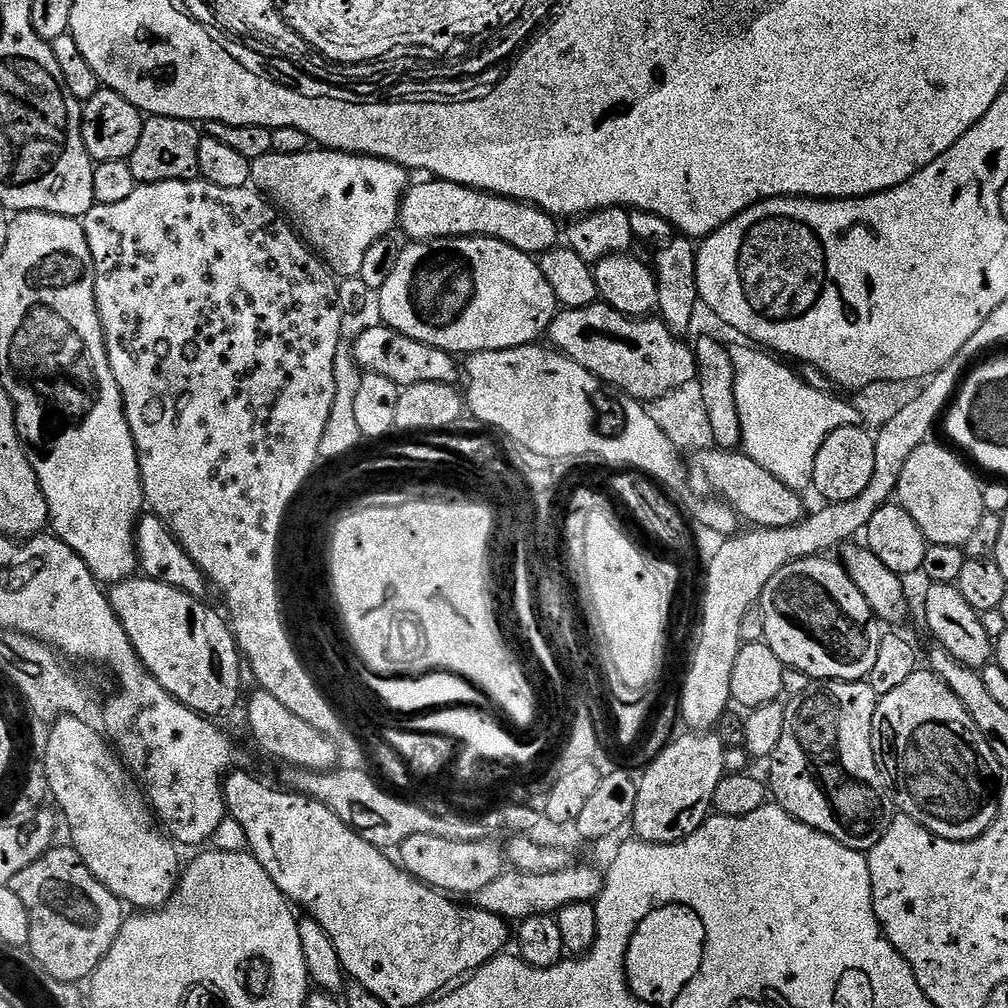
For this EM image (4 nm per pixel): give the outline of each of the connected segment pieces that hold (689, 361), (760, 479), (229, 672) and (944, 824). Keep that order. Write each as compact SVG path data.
M597 302L585 308L557 311L546 336L552 339L550 344L555 351L569 356L625 396L635 397L636 388L657 388L657 393L670 393L684 382L697 379L693 349L679 344L677 335L660 318L623 316L609 304Z
M711 450L699 453L698 460L700 460L701 470L704 471L705 482L716 491L713 493L724 501L737 517L744 519L745 516L750 522L749 525L762 528L785 528L799 521L801 512L799 502L794 500L795 489L787 488L782 482L778 482L778 478L774 478L770 470L762 470L762 466L758 466L758 462L754 462L751 455L740 450Z
M147 578L113 584L107 597L148 673L181 704L201 716L220 718L216 716L230 711L236 699L241 699L238 668L242 656L236 638L229 621L207 608L205 601Z
M914 670L902 686L877 699L872 745L880 774L890 782L890 800L897 813L909 816L943 840L973 840L996 821L1002 797L996 781L998 765L994 750L982 730L974 726L974 718L970 718L966 706L962 706L950 686L946 686L935 672Z

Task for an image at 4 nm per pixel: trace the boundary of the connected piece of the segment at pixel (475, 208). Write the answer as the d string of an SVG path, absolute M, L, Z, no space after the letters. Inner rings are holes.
M428 178L425 181L425 184L413 183L400 201L398 228L408 235L409 241L449 240L452 236L489 236L517 245L529 254L543 254L557 247L557 221L547 212L449 180Z

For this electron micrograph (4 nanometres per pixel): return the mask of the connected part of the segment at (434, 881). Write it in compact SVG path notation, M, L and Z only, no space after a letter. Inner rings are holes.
M414 834L414 838L406 838L406 842L400 844L398 855L399 866L416 880L421 880L437 892L455 894L457 897L471 897L484 886L490 886L490 882L506 871L506 856L501 845L499 848L487 838L451 840L434 838L434 834Z

